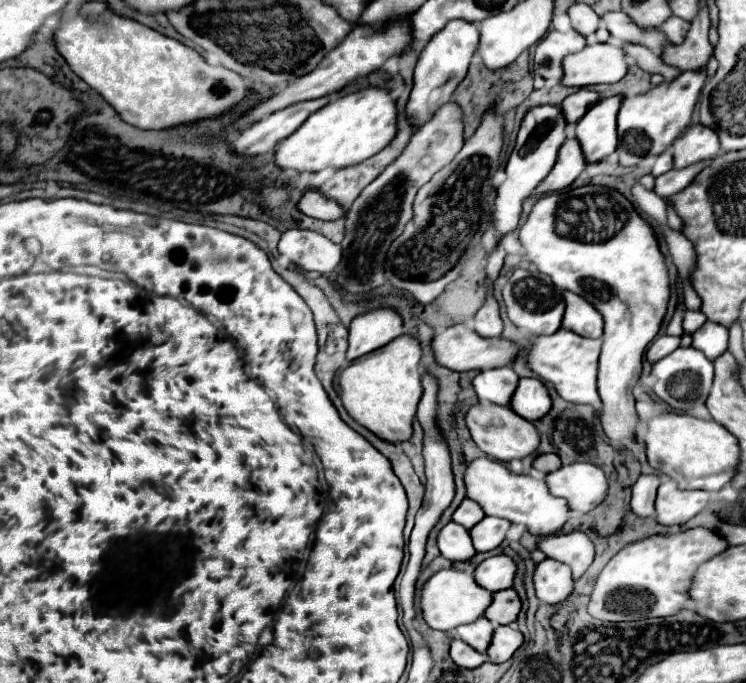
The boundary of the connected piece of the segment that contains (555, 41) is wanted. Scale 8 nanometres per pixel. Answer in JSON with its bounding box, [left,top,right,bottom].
[534,29,586,83]

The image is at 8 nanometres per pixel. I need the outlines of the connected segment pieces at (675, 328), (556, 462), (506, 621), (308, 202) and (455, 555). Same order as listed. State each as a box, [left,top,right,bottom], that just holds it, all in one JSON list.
[[666,303,686,336],[534,455,560,475],[486,589,520,625],[298,189,346,221],[438,521,476,561]]

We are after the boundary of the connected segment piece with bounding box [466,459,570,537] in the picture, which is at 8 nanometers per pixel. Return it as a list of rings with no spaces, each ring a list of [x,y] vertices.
[[[476,459],[466,469],[468,497],[484,507],[486,515],[508,519],[510,523],[526,525],[532,535],[548,537],[556,535],[564,523],[570,519],[570,507],[562,497],[554,497],[548,491],[544,479],[534,479],[530,475],[516,475],[504,463],[494,459]]]

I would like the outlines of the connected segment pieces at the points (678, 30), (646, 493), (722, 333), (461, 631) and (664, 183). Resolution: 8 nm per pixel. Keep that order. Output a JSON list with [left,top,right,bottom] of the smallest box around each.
[[660,15,690,43],[632,475,660,517],[692,321,728,361],[454,617,494,653],[654,161,710,197]]

